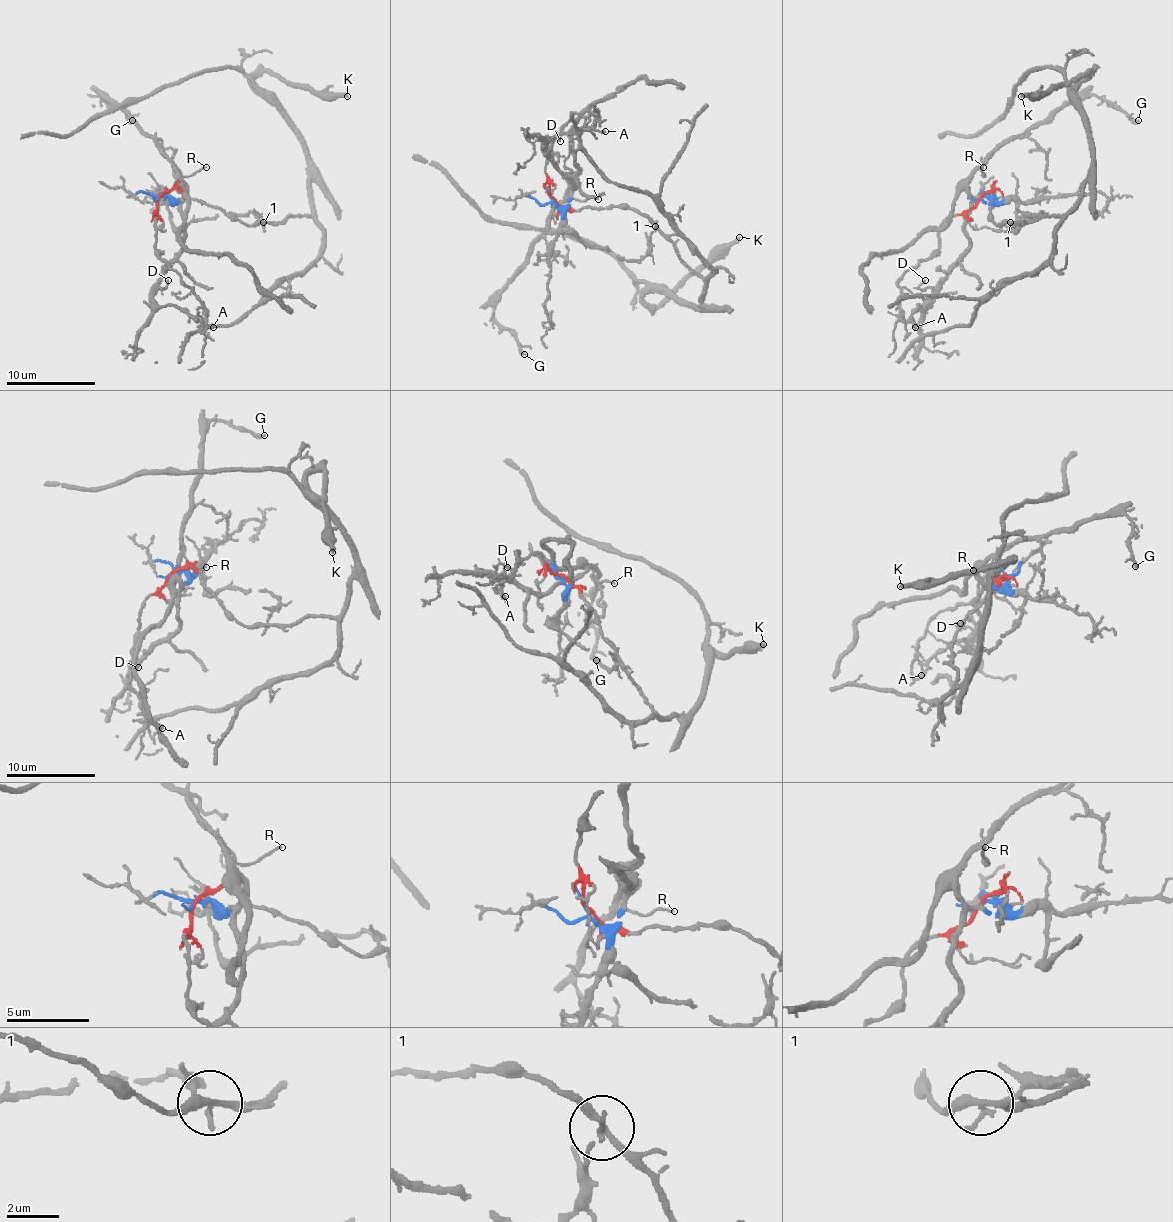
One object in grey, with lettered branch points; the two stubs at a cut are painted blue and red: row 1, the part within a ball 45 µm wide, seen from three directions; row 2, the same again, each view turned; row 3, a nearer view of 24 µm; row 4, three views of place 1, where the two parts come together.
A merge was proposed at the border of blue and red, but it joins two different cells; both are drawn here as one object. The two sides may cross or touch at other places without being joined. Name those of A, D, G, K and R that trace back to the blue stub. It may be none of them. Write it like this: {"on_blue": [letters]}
{"on_blue": ["A", "D", "G", "R"]}

